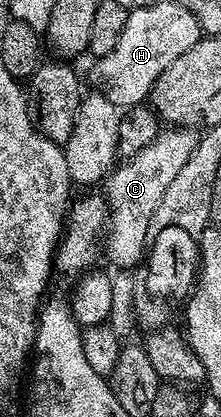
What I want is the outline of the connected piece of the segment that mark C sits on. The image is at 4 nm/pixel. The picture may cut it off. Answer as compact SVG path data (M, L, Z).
M168 127L160 131L155 140L149 142L149 146L145 146L145 150L120 163L106 177L108 180L105 199L113 223L105 238L105 256L108 256L117 267L131 268L139 259L139 263L144 259L149 248L146 242L149 220L153 217L153 212L161 202L161 198L165 196L165 190L168 189L173 178L180 173L181 166L189 161L196 141L197 136L194 131Z

